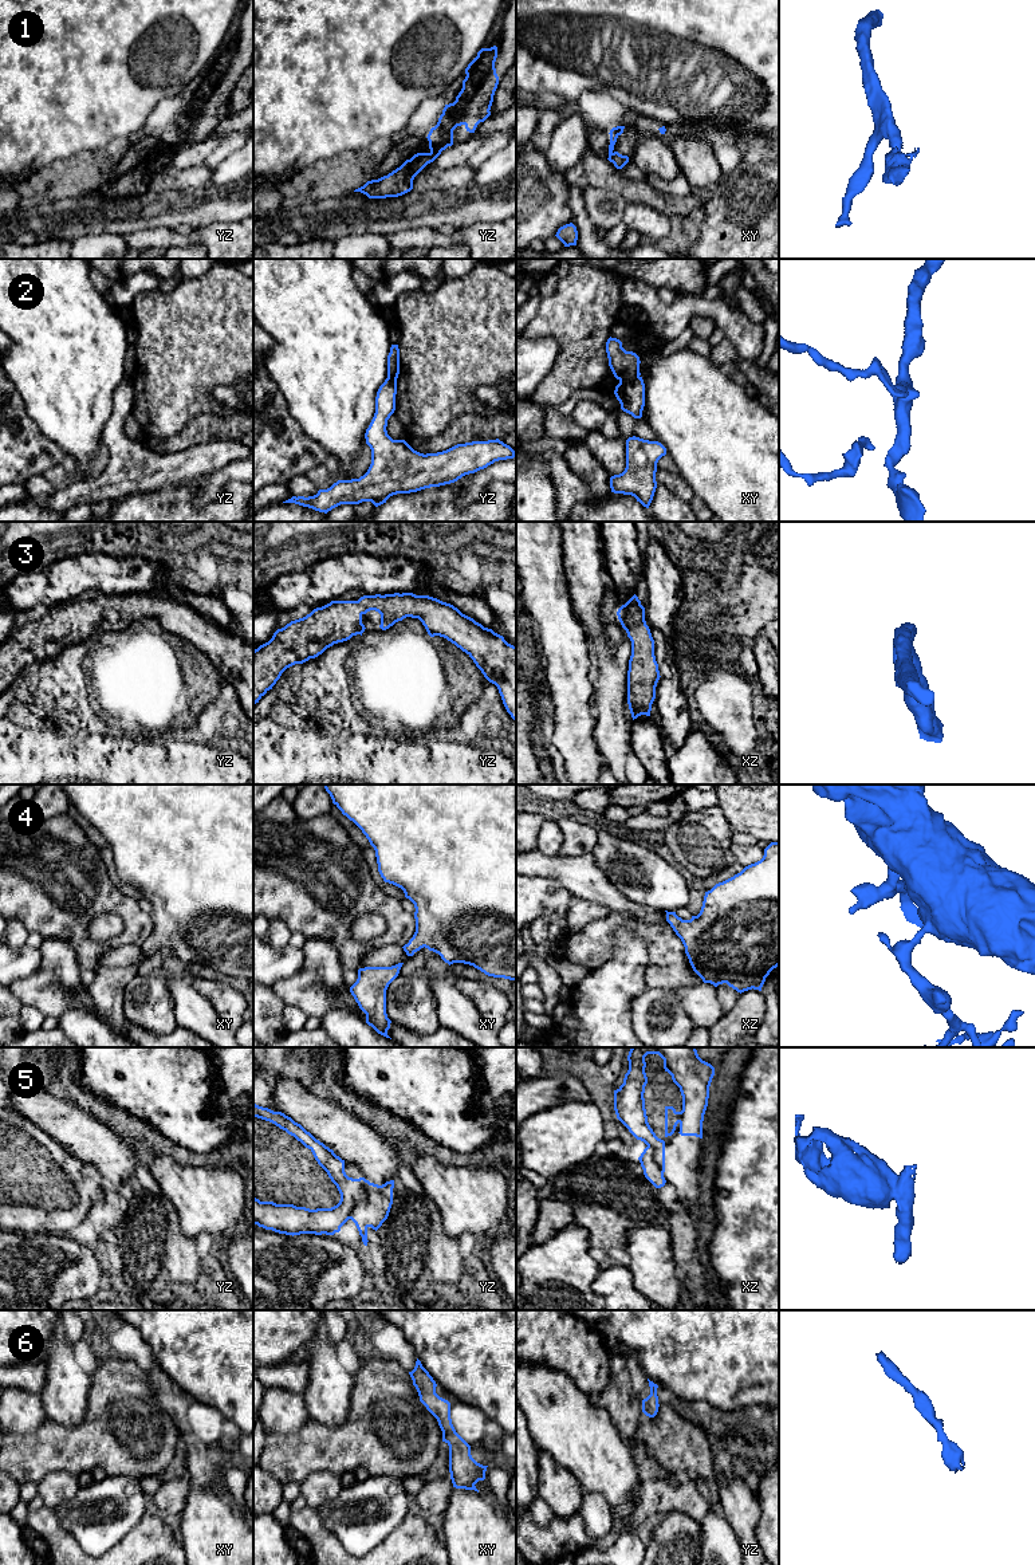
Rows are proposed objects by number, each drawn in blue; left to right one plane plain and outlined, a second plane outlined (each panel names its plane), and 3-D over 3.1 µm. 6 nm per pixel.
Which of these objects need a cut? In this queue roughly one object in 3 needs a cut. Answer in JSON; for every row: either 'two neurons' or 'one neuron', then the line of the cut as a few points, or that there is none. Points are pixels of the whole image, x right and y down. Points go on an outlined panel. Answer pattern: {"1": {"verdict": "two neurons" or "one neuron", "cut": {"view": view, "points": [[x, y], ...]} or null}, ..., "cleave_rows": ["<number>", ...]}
{"1": {"verdict": "one neuron", "cut": null}, "2": {"verdict": "two neurons", "cut": {"view": "xy", "points": [[638, 376], [620, 381]]}}, "3": {"verdict": "one neuron", "cut": null}, "4": {"verdict": "one neuron", "cut": null}, "5": {"verdict": "two neurons", "cut": {"view": "yz", "points": [[365, 1179], [366, 1198], [357, 1204], [350, 1218]]}}, "6": {"verdict": "one neuron", "cut": null}, "cleave_rows": ["2", "5"]}

